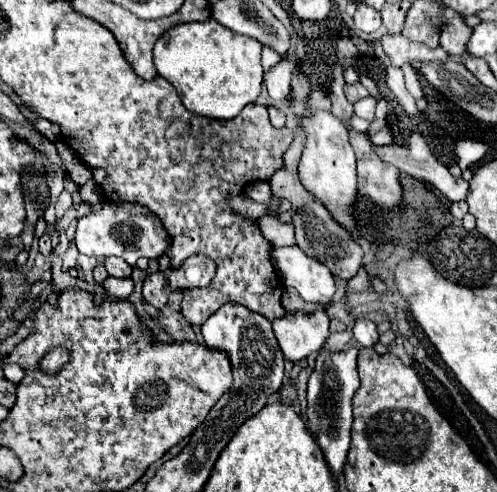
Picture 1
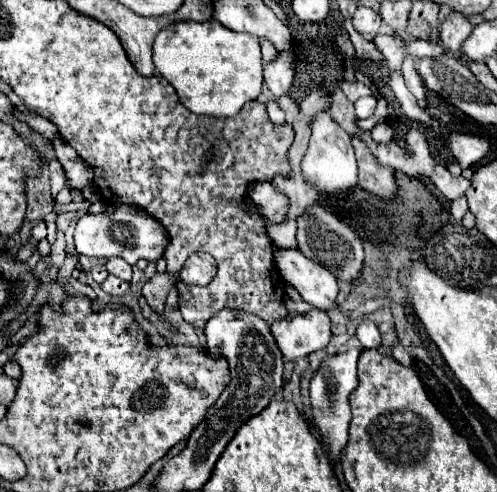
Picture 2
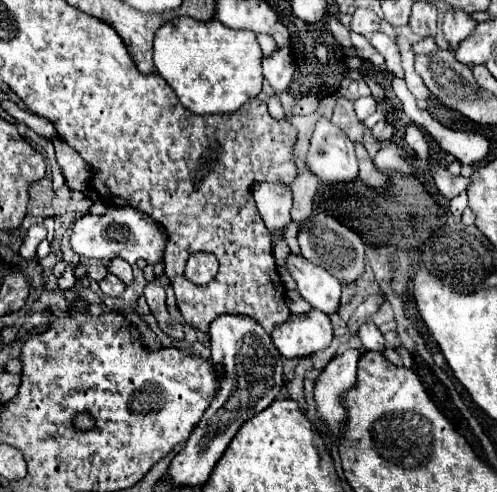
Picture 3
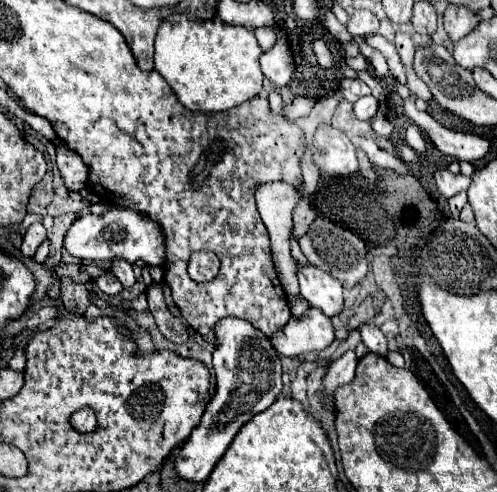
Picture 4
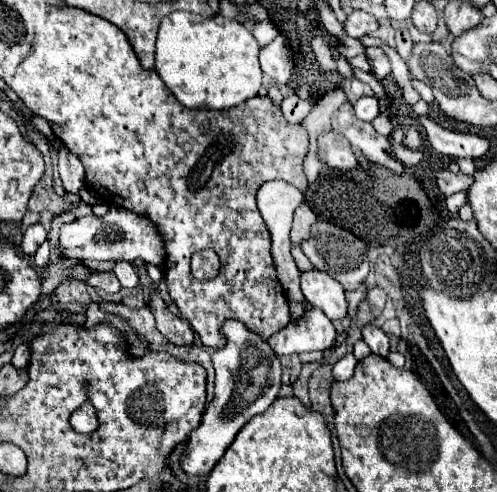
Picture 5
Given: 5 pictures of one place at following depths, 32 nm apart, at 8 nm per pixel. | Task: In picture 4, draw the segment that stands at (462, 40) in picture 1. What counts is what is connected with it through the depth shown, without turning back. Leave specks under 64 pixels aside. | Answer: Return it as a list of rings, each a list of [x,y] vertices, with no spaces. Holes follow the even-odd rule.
[[[448,4],[446,12],[444,12],[444,28],[452,42],[456,42],[462,36],[466,36],[468,32],[472,32],[478,26],[478,22],[480,22],[478,14],[460,4]]]

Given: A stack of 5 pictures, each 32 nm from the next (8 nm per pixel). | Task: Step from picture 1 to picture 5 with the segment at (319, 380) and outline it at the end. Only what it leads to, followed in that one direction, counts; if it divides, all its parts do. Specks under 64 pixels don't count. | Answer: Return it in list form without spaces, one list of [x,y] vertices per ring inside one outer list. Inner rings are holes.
[[[348,352],[344,358],[340,358],[340,360],[334,364],[334,368],[332,368],[334,380],[336,380],[336,382],[344,382],[344,380],[352,378],[354,366],[356,366],[356,358],[354,358],[352,352]]]

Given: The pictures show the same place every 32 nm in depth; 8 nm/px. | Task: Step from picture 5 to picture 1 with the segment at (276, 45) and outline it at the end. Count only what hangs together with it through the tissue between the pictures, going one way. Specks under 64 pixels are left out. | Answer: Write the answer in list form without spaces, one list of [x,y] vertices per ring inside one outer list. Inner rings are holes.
[[[286,54],[286,56],[282,56],[282,60],[276,66],[272,66],[270,70],[264,72],[264,82],[266,82],[268,94],[274,102],[280,102],[290,96],[290,80],[292,80],[294,68],[296,68],[294,58],[290,54]]]

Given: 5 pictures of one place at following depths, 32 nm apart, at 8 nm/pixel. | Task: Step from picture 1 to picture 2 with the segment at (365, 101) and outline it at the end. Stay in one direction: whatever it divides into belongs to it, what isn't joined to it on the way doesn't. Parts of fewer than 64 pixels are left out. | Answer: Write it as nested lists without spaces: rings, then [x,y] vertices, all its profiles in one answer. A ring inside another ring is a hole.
[[[366,96],[366,98],[360,98],[354,102],[356,106],[356,116],[358,118],[370,118],[374,114],[374,108],[376,108],[376,98],[374,96]]]

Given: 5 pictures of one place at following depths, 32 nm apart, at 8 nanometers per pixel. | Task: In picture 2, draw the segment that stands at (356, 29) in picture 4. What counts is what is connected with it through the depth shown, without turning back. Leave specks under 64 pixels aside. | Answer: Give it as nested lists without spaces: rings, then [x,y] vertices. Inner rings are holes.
[[[358,8],[352,16],[352,24],[354,24],[356,32],[372,36],[380,28],[380,16],[372,8]]]

